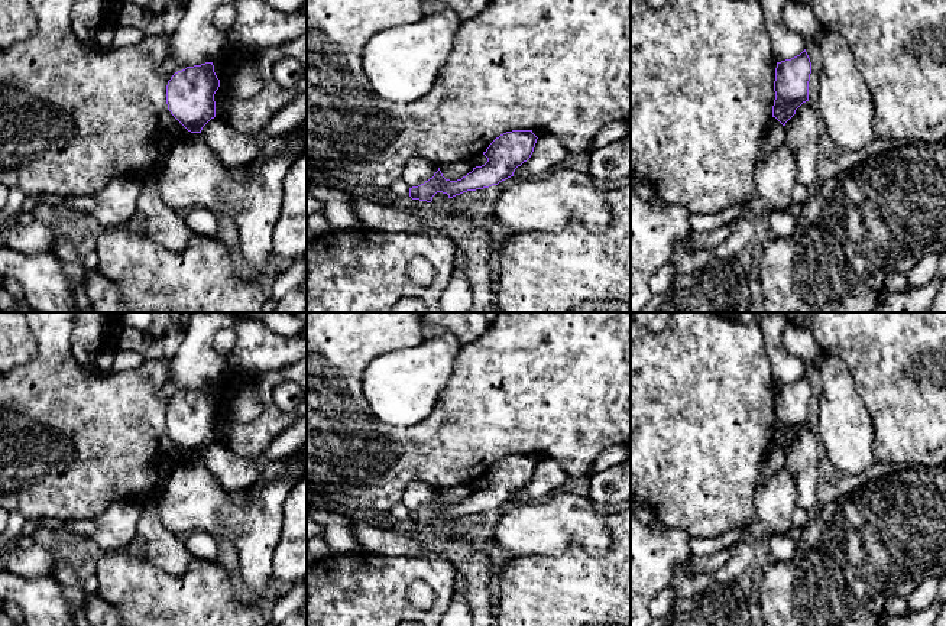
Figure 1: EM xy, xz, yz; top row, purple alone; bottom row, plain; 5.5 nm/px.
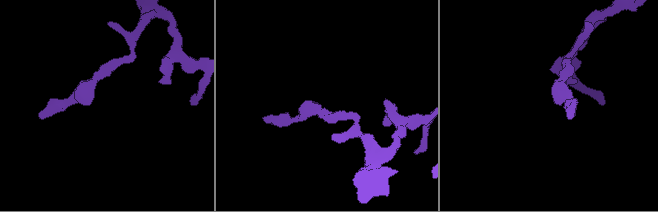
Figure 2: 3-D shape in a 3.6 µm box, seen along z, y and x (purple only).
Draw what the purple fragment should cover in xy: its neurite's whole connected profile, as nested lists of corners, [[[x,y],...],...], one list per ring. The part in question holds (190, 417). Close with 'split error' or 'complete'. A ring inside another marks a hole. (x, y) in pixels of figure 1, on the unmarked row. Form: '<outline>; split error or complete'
[[[213,386],[187,390],[168,405],[168,434],[188,455],[201,457],[216,441],[214,418],[218,411]]]; complete

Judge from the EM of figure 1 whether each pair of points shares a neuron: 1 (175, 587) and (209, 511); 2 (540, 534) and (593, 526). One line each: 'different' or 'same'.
1: different
2: same

